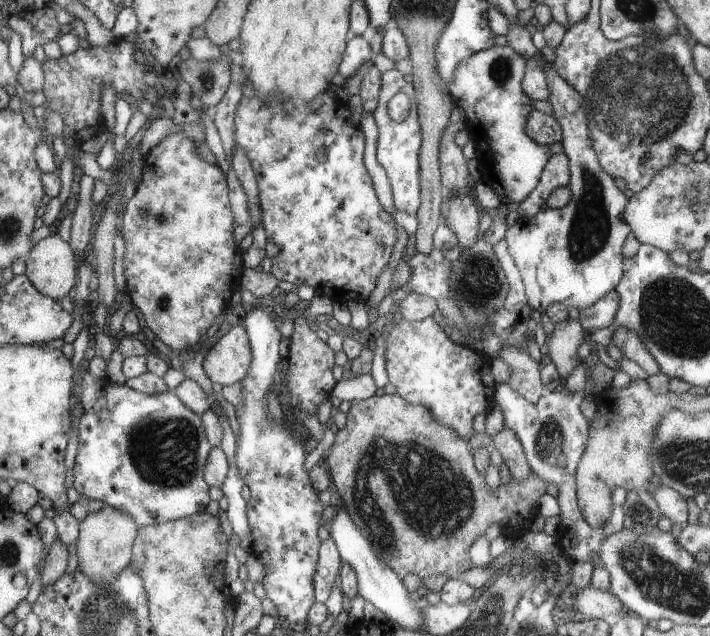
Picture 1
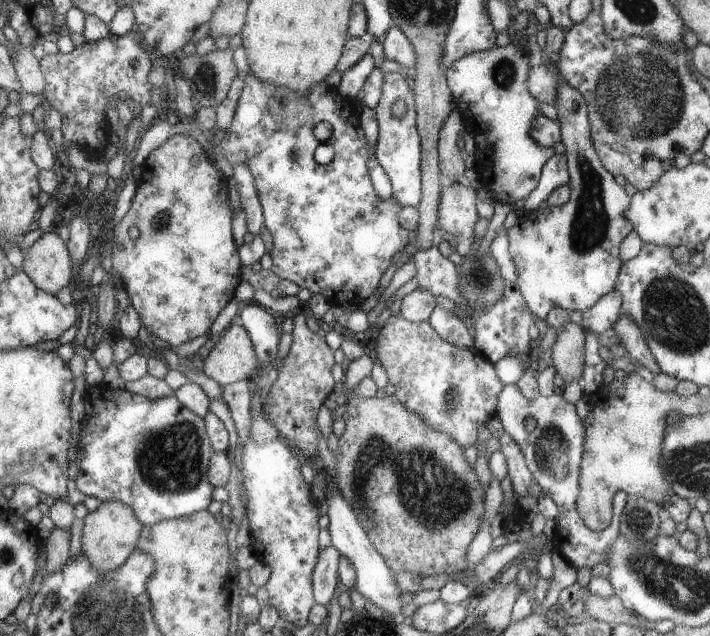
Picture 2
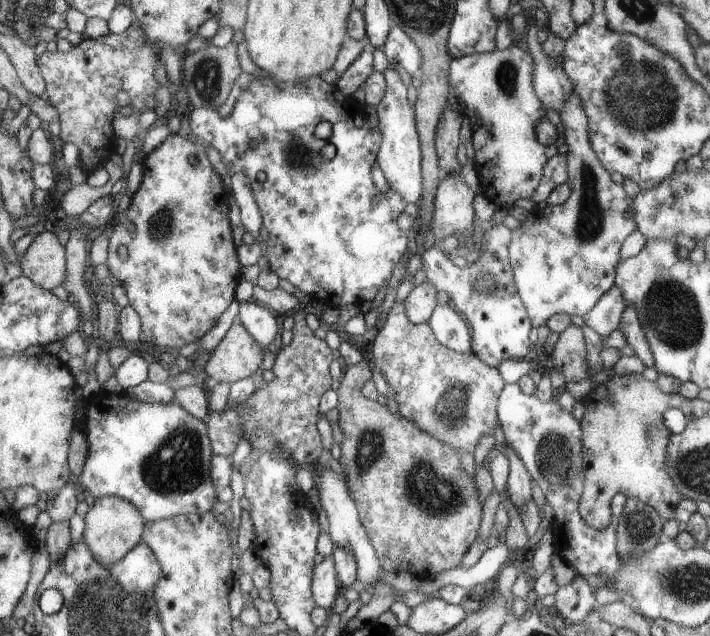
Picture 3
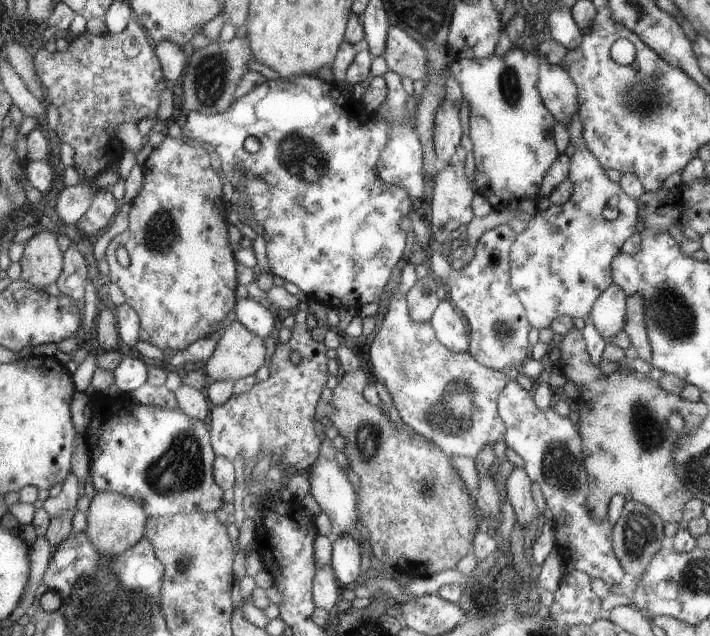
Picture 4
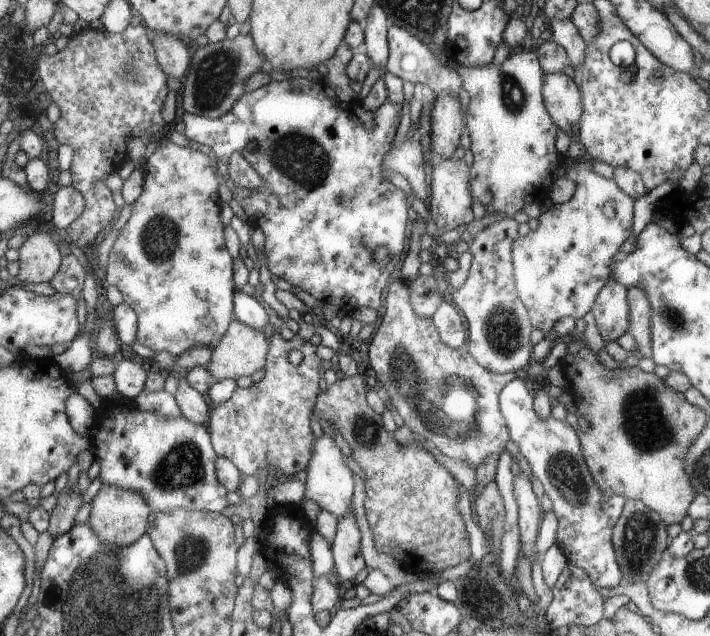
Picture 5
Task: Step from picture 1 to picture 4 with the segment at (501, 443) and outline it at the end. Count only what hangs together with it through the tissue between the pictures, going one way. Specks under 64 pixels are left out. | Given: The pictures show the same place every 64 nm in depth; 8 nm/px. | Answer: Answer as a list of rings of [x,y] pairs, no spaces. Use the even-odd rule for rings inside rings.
[[[514,467],[506,478],[504,488],[506,498],[514,510],[516,522],[522,526],[524,534],[527,525],[539,516],[537,506],[531,497],[530,483],[527,473],[521,468]]]

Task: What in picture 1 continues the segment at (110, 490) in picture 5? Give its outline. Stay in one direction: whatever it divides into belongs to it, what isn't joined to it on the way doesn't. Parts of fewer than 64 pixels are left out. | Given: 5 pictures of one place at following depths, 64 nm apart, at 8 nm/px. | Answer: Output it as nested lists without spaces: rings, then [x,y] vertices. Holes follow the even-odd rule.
[[[103,505],[97,512],[88,512],[87,516],[79,521],[79,538],[76,542],[79,570],[88,576],[90,581],[108,581],[114,579],[119,572],[125,568],[132,555],[134,540],[137,536],[139,526],[131,515],[109,505]]]

